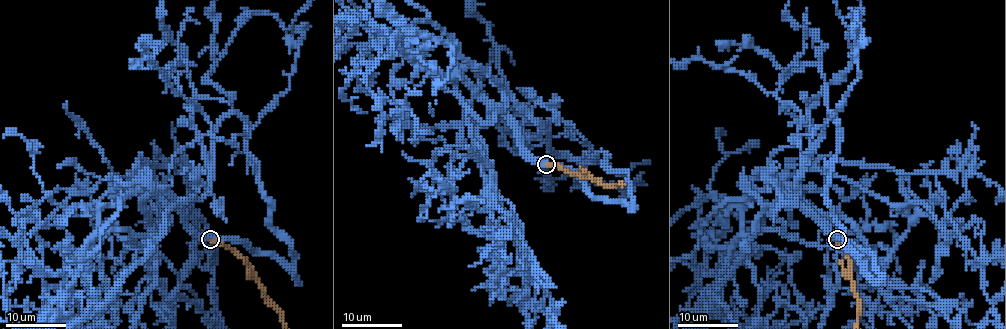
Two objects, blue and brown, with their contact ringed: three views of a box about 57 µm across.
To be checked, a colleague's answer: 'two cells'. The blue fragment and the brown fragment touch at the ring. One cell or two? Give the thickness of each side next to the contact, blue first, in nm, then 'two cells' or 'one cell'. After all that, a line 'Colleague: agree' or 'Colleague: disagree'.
550/460 nm | one cell
Colleague: disagree

